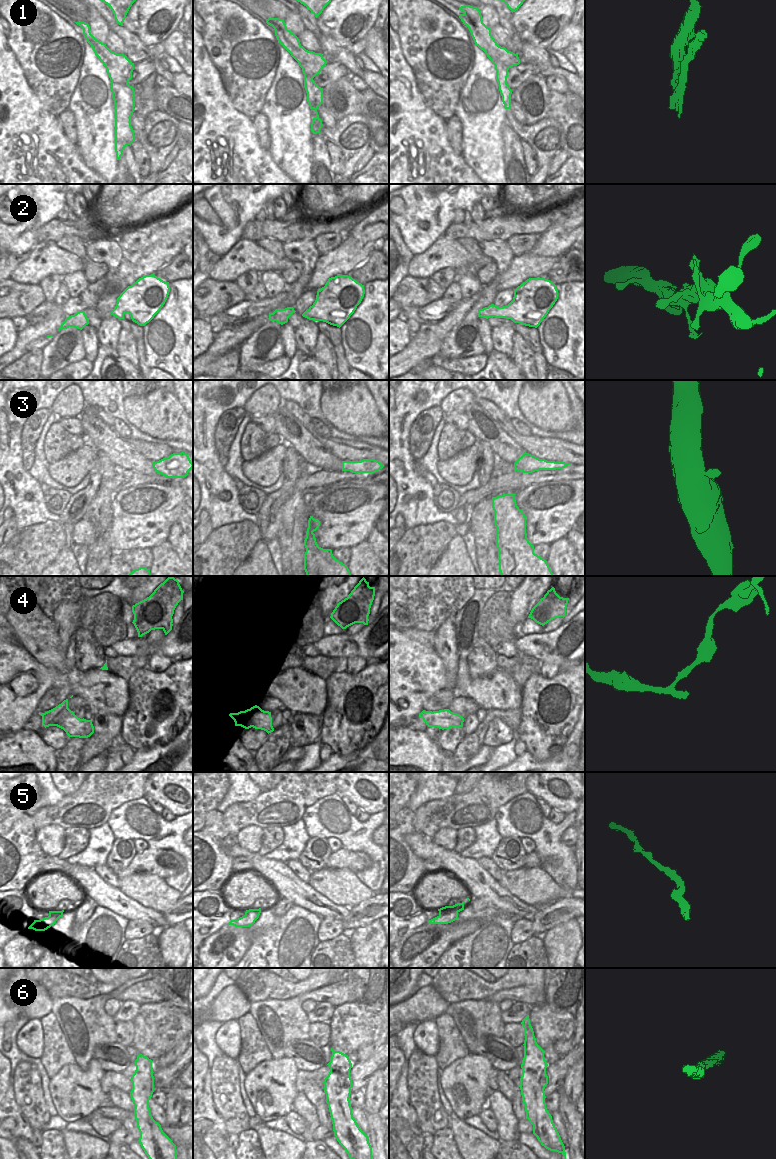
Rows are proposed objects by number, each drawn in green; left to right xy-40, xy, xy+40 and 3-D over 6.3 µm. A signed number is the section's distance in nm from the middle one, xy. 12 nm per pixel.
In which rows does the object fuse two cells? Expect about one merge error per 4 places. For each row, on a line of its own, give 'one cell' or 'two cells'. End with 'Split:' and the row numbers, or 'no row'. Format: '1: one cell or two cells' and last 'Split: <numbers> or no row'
1: two cells
2: one cell
3: one cell
4: two cells
5: one cell
6: one cell
Split: 1, 4

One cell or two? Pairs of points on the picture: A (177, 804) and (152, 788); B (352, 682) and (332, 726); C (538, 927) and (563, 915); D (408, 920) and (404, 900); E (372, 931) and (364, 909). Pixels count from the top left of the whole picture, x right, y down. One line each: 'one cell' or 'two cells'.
A: one cell
B: one cell
C: one cell
D: one cell
E: two cells

